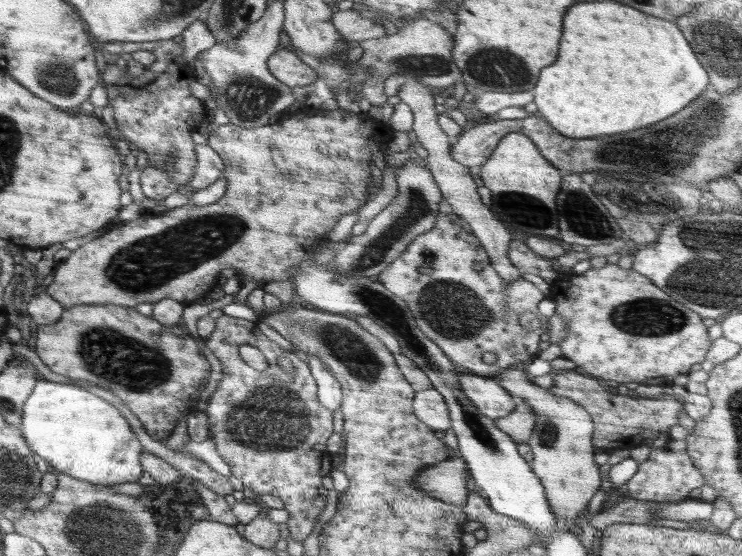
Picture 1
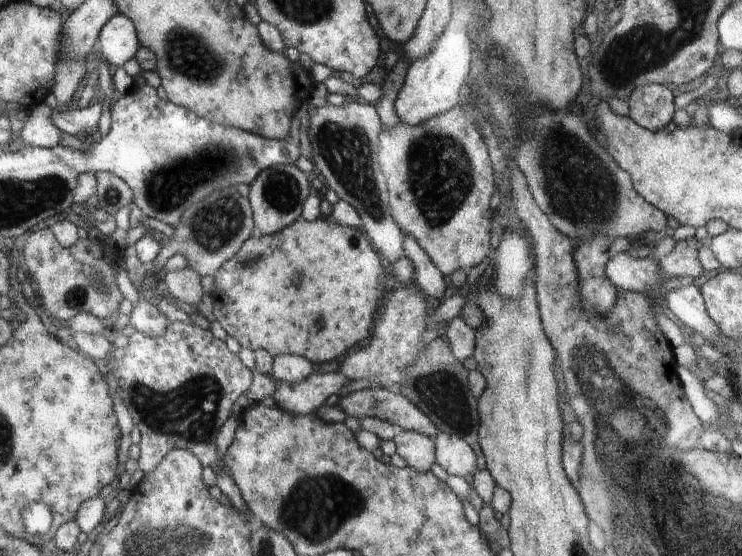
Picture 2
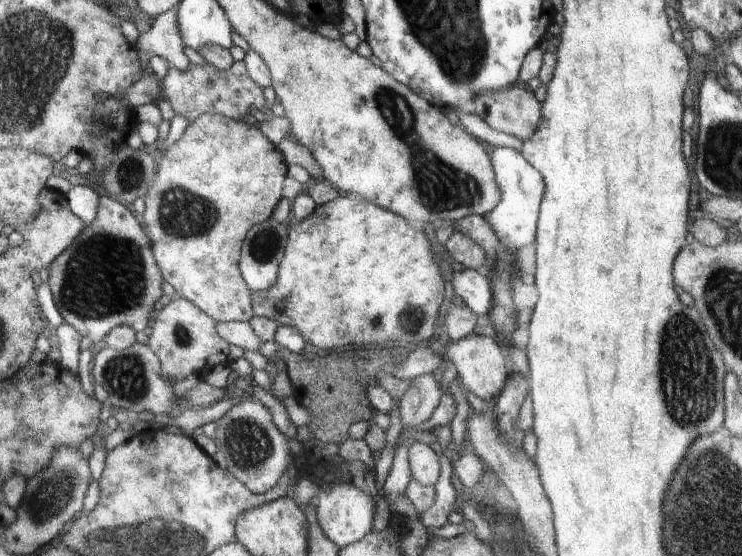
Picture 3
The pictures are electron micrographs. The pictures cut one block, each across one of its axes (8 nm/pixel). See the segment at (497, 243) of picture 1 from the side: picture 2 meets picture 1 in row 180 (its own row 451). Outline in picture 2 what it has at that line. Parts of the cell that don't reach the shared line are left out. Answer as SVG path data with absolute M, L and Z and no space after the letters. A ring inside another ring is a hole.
M438 431L434 436L434 444L435 462L449 475L464 479L478 471L475 450L462 437Z

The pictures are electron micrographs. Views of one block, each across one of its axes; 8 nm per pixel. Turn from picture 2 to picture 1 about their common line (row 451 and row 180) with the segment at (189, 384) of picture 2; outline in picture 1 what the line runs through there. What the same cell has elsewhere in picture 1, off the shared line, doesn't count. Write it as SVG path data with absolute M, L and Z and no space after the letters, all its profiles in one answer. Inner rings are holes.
M195 144L194 153L196 157L194 175L192 175L192 179L188 183L183 185L170 181L170 175L164 171L164 167L160 163L154 165L154 163L147 162L140 176L144 196L161 202L173 192L180 190L180 188L201 191L223 176L224 163L210 146Z

